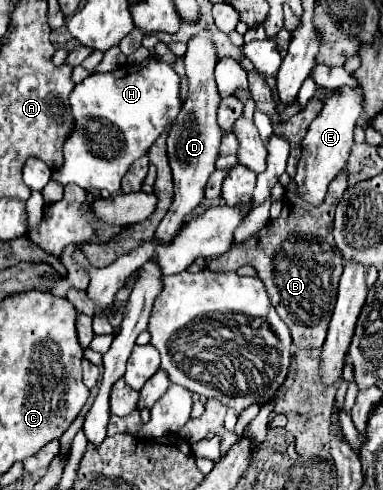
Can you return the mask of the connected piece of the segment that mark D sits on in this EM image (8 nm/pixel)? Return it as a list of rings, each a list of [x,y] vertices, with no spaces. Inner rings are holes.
[[[205,29],[199,35],[191,37],[187,43],[187,53],[183,55],[183,65],[187,71],[187,83],[189,83],[189,95],[173,121],[167,137],[167,155],[169,155],[169,165],[173,171],[173,183],[175,183],[175,197],[173,203],[159,223],[155,231],[155,243],[171,243],[177,231],[187,221],[187,215],[199,207],[199,203],[205,199],[205,187],[209,181],[209,175],[215,171],[215,161],[219,157],[219,145],[223,131],[217,125],[217,107],[221,103],[221,95],[215,83],[215,65],[219,57],[215,51],[215,43],[211,39],[211,31]]]

